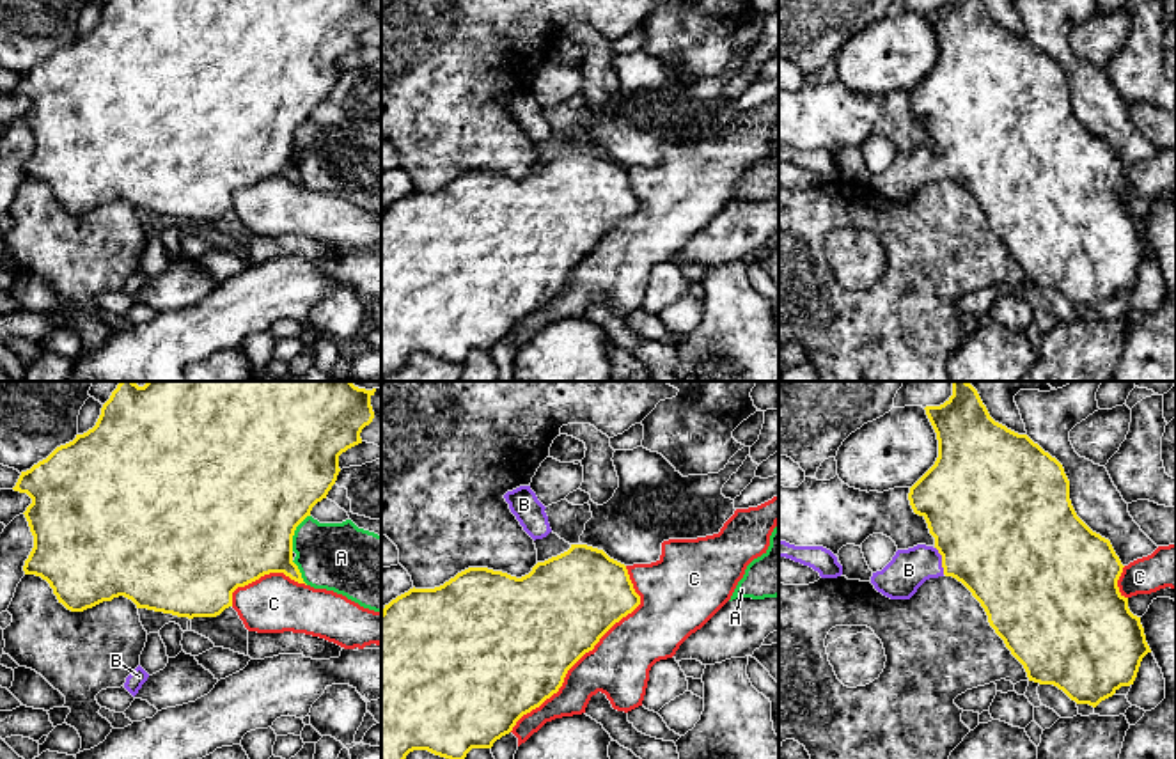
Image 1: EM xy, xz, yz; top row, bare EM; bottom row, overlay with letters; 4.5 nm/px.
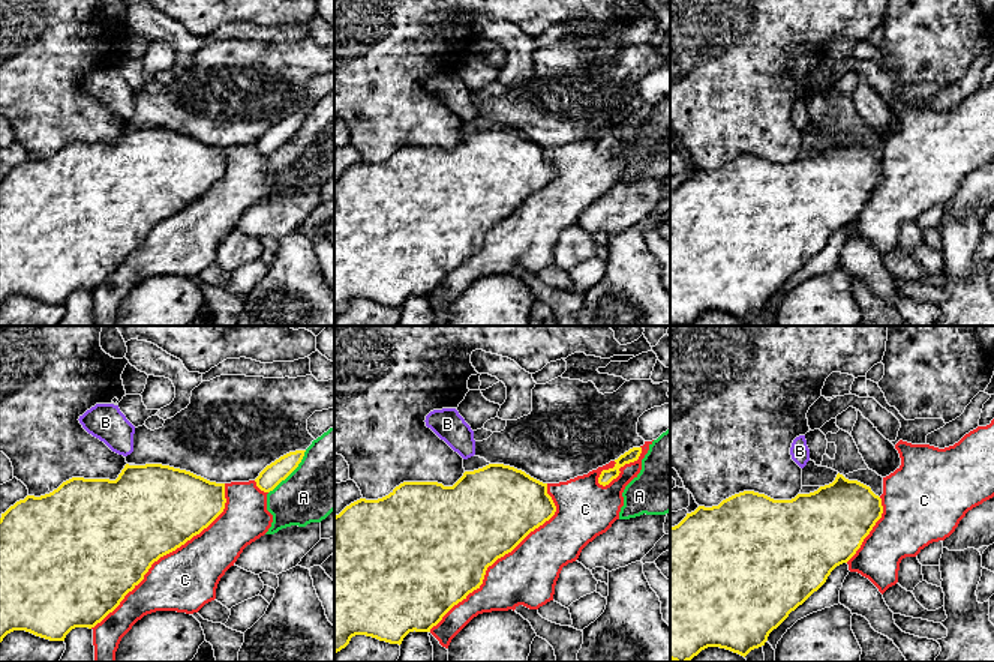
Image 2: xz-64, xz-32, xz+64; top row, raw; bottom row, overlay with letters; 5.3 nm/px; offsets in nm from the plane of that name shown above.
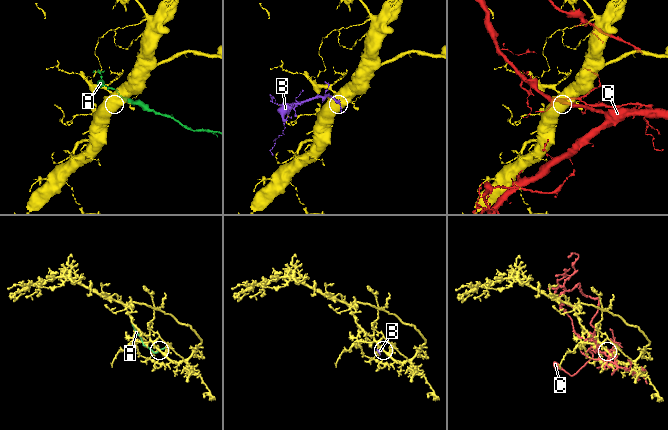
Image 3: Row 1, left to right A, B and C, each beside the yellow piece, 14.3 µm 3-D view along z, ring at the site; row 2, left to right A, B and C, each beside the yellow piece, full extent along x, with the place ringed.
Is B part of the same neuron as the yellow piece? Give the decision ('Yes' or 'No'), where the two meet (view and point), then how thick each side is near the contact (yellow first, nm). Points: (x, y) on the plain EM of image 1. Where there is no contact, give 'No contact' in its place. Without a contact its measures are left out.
Yes. Touches yellow at yz (942, 164). Thickness 500 nm (yellow) against 180 nm

